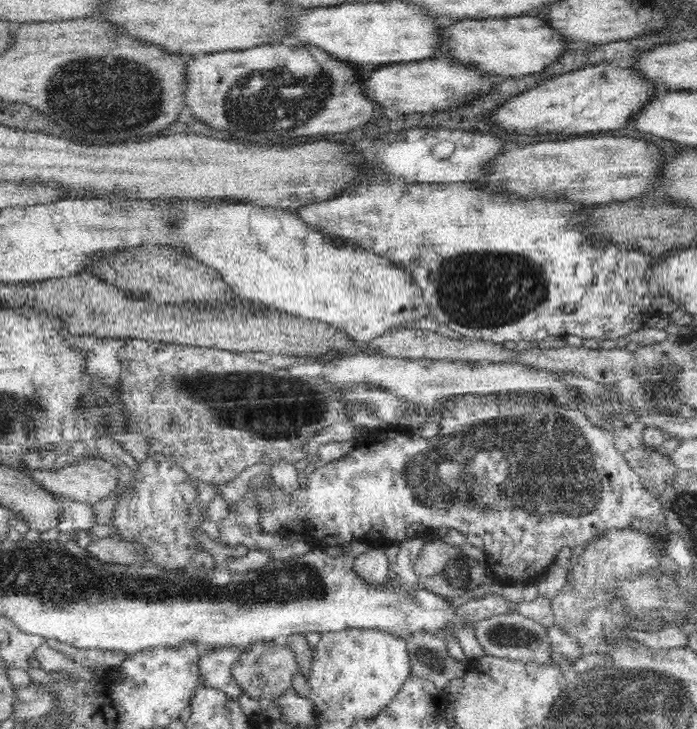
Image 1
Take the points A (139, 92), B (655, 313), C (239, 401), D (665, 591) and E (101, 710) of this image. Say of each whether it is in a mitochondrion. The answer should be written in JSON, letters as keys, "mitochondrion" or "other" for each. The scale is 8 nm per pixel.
{"A":"mitochondrion","B":"other","C":"mitochondrion","D":"mitochondrion","E":"other"}

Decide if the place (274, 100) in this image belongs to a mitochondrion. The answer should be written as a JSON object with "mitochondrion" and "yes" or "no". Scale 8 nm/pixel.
{"mitochondrion":"yes"}

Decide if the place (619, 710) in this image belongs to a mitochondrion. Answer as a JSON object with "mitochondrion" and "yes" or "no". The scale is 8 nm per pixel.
{"mitochondrion":"yes"}

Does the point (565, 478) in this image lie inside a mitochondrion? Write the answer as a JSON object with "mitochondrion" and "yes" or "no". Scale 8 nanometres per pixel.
{"mitochondrion":"yes"}

